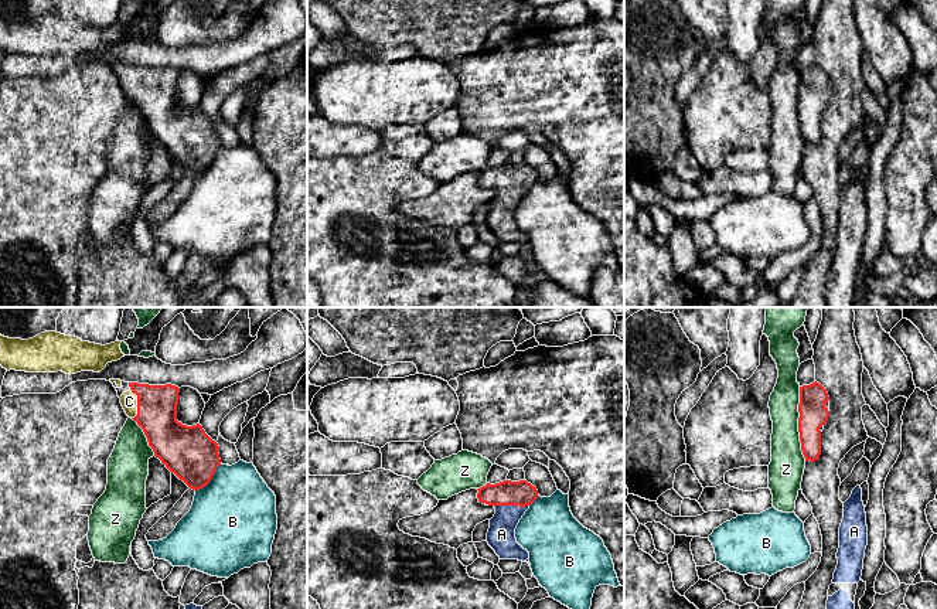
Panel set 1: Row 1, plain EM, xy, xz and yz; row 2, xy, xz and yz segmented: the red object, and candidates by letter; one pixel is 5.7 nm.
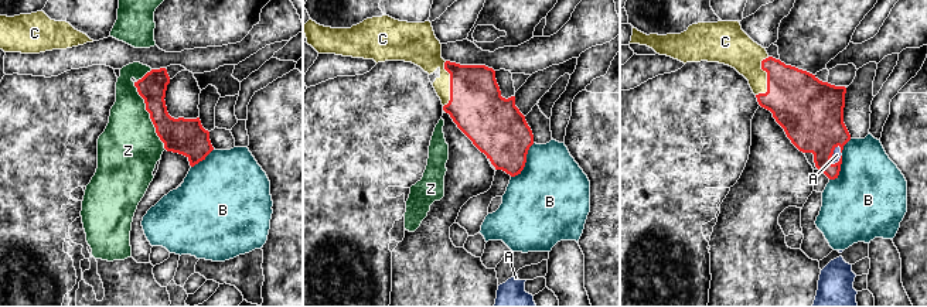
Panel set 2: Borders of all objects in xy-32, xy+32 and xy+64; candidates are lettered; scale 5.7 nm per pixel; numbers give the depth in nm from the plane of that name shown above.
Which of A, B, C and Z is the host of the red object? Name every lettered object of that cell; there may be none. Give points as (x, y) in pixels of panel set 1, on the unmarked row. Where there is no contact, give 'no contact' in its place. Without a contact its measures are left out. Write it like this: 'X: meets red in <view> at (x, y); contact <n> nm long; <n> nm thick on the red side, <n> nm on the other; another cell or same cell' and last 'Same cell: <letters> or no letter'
A: meets red in xz at (511, 187); contact 200 nm long; 150 nm thick on the red side, 160 nm on the other; same cell
B: meets red in xy at (211, 160); contact 220 nm long; 300 nm thick on the red side, 460 nm on the other; another cell
C: meets red in xy at (138, 87); contact 180 nm long; 220 nm thick on the red side, 100 nm on the other; same cell
Z: meets red in yz at (798, 106); contact 420 nm long; 160 nm thick on the red side, 200 nm on the other; another cell
Same cell: A, C

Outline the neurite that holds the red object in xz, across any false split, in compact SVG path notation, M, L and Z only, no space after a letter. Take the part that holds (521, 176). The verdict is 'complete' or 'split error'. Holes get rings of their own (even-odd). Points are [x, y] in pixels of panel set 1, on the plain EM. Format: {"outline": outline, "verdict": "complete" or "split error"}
{"outline": "M504 163L495 167L487 166L477 173L478 184L495 191L487 215L488 228L500 242L518 242L522 245L529 242L529 235L517 225L515 211L536 183L536 170L527 163Z", "verdict": "split error"}

